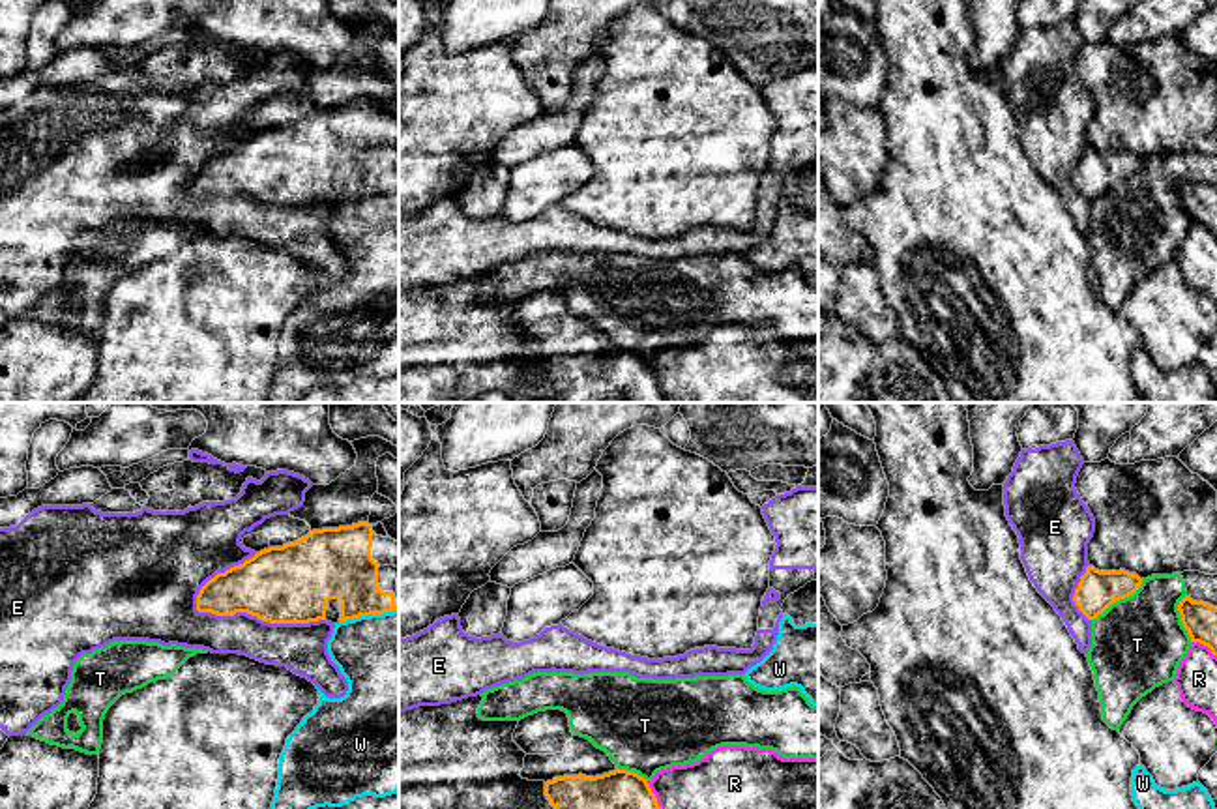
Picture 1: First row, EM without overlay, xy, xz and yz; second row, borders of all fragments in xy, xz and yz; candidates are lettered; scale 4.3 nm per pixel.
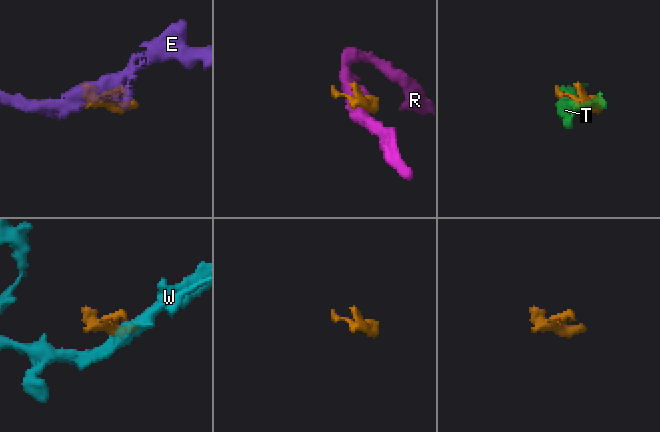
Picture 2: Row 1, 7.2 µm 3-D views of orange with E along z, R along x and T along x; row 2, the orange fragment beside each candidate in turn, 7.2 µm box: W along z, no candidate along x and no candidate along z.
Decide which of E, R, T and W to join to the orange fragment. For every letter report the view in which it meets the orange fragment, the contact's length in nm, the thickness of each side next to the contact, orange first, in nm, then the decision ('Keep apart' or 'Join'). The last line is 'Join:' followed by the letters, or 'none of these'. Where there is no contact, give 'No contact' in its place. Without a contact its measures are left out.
E: Touches orange in xy. Shared border 550 nm. Thickness 340 nm (orange) against 220 nm. Keep apart
R: Touches orange in yz. Shared border 130 nm. Thickness 150 nm (orange) against 180 nm. Keep apart
T: Touches orange in yz. Shared border 280 nm. Thickness 170 nm (orange) against 400 nm. Keep apart
W: Touches orange in xy. Shared border 260 nm. Thickness 280 nm (orange) against 460 nm. Keep apart
Join: none of these

